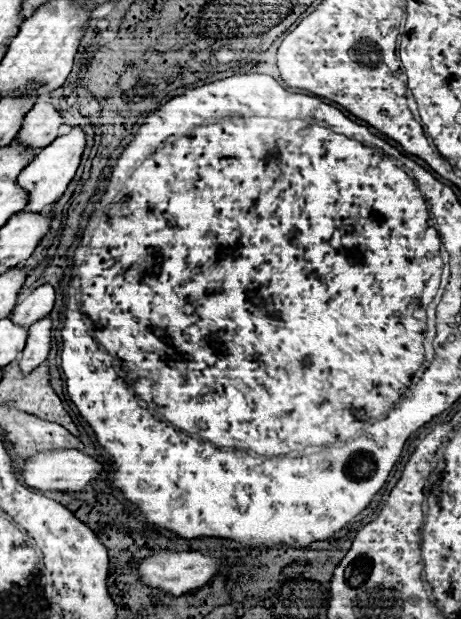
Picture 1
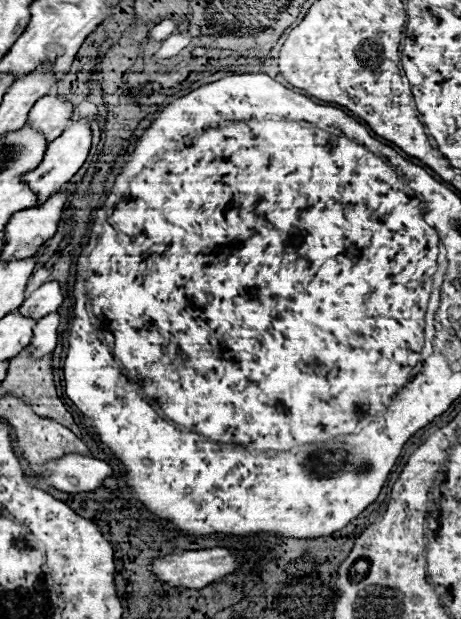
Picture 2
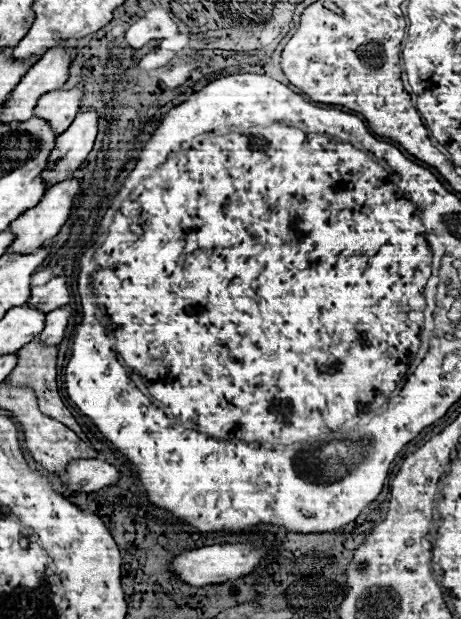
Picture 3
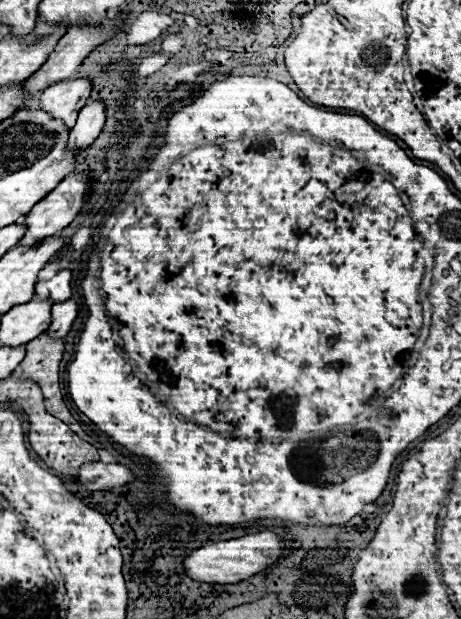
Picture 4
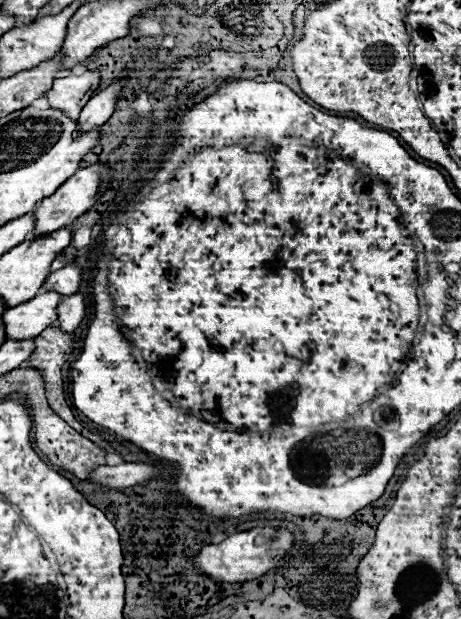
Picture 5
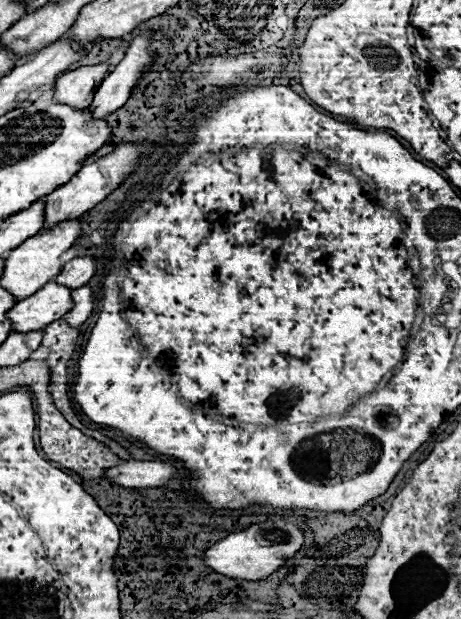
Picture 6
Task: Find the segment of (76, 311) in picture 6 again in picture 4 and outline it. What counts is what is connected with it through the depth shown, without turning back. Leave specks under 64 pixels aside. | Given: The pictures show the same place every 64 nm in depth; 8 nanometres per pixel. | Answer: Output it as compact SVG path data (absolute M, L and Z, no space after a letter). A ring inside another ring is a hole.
M66 300L66 302L54 304L52 306L52 324L48 328L48 334L52 334L54 338L64 338L70 332L76 316L78 316L76 300Z

